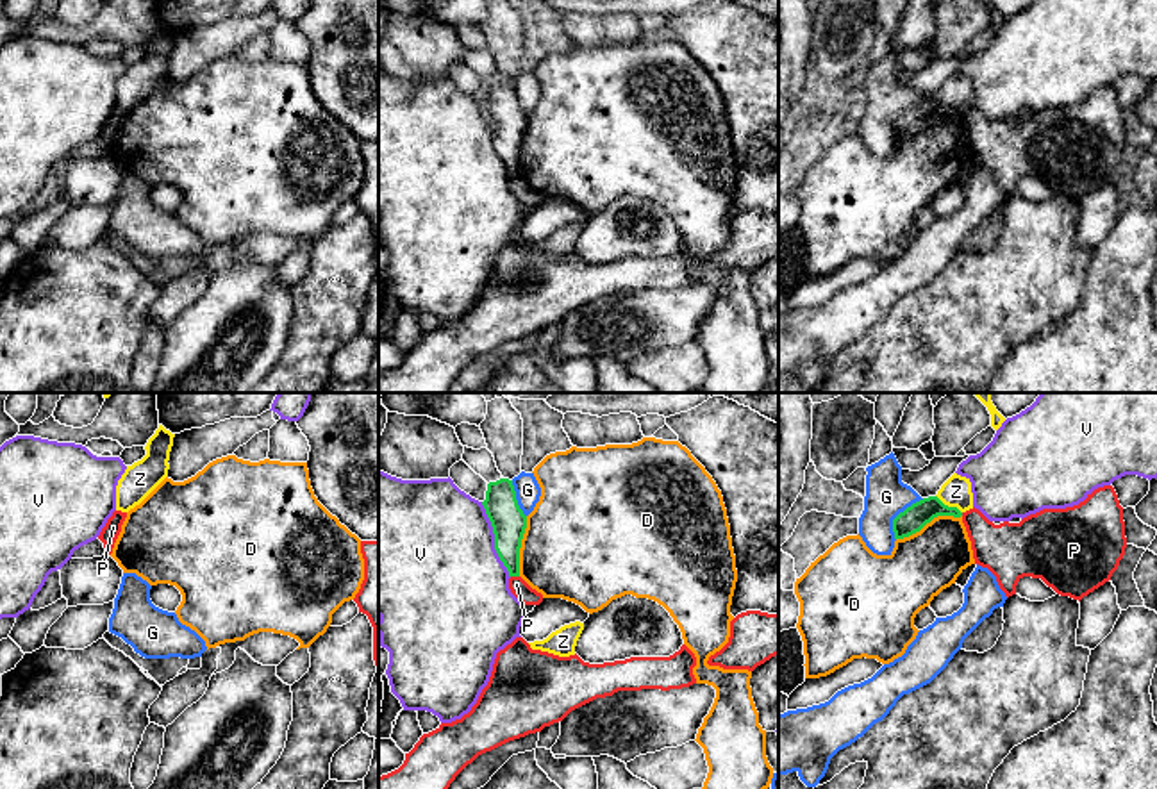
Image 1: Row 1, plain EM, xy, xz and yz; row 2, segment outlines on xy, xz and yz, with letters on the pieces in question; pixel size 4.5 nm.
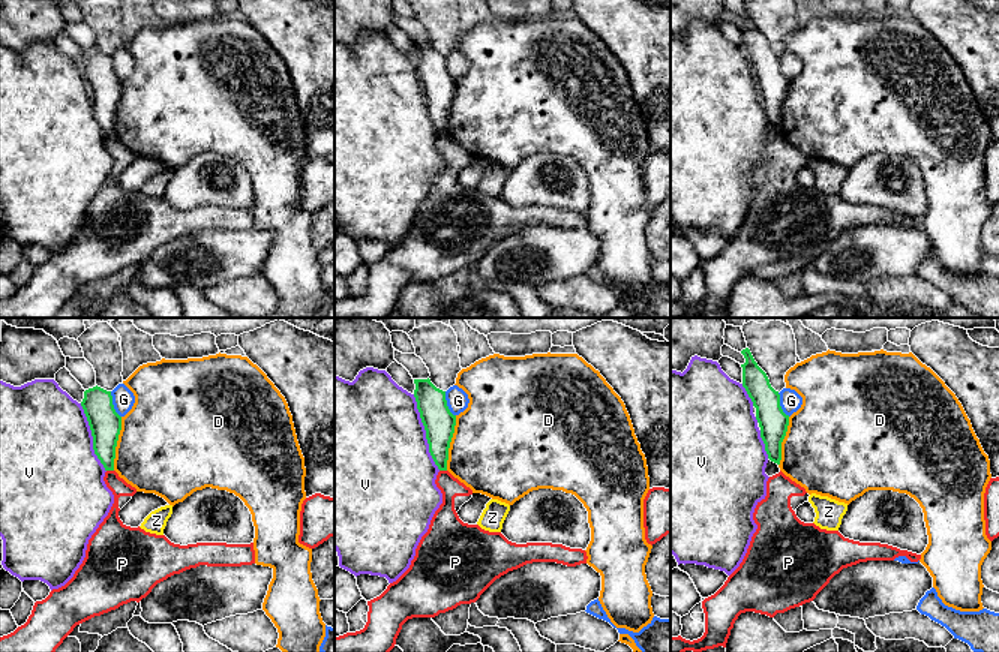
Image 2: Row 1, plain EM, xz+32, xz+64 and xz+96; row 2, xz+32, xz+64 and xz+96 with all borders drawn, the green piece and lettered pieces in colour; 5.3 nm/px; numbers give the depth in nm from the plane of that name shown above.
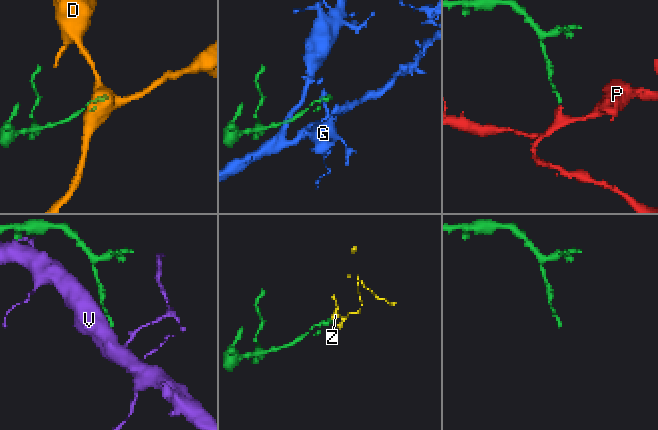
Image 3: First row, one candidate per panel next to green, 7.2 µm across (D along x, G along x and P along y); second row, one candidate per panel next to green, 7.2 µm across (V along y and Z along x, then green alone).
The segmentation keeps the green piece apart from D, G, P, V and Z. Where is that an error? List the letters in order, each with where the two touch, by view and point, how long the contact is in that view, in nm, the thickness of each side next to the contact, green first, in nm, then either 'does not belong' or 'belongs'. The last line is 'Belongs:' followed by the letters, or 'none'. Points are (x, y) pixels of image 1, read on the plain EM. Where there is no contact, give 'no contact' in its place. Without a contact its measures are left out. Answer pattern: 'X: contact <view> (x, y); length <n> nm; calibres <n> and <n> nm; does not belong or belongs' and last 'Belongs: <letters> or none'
D: contact yz (929, 122); length 320 nm; calibres 120 and 300 nm; does not belong
G: contact yz (898, 115); length 240 nm; calibres 120 and 190 nm; does not belong
P: contact xz (515, 175); length 40 nm; calibres 150 and 80 nm; does not belong
V: contact xz (495, 140); length 360 nm; calibres 160 and 500 nm; does not belong
Z: contact yz (947, 106); length 150 nm; calibres 120 and 140 nm; does not belong
Belongs: none

